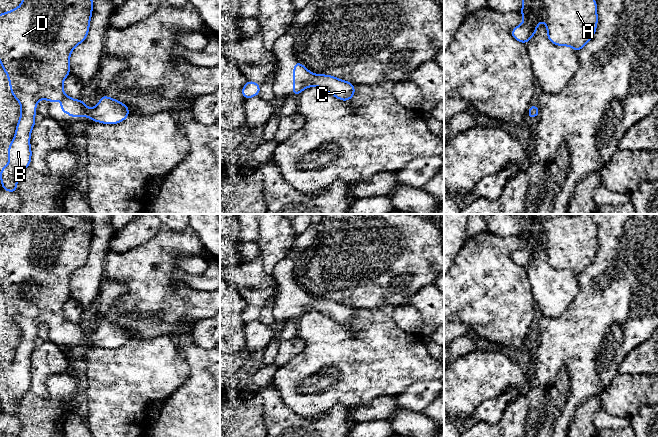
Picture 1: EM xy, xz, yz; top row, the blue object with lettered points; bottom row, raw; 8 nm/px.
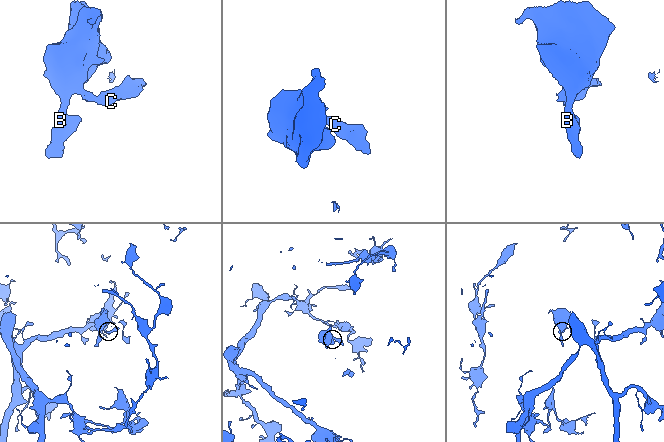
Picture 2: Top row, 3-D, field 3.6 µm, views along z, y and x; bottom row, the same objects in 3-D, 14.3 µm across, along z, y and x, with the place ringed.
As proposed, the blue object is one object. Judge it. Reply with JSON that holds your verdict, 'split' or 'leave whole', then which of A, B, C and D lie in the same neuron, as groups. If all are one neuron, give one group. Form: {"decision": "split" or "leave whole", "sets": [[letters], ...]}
{"decision": "leave whole", "sets": [["A", "B", "C", "D"]]}

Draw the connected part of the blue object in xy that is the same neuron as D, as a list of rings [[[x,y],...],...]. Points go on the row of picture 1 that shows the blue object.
[[[22,0],[19,7],[0,14],[0,63],[9,78],[11,93],[21,106],[16,132],[8,147],[9,162],[0,171],[2,189],[8,192],[16,193],[19,174],[30,166],[32,155],[30,136],[33,126],[36,124],[35,112],[39,100],[46,99],[49,102],[56,102],[60,98],[62,113],[68,113],[70,117],[89,116],[91,121],[104,124],[118,124],[130,115],[127,105],[106,95],[101,97],[93,109],[89,109],[83,100],[70,98],[63,91],[63,81],[70,75],[71,52],[87,38],[92,10],[92,0]]]

